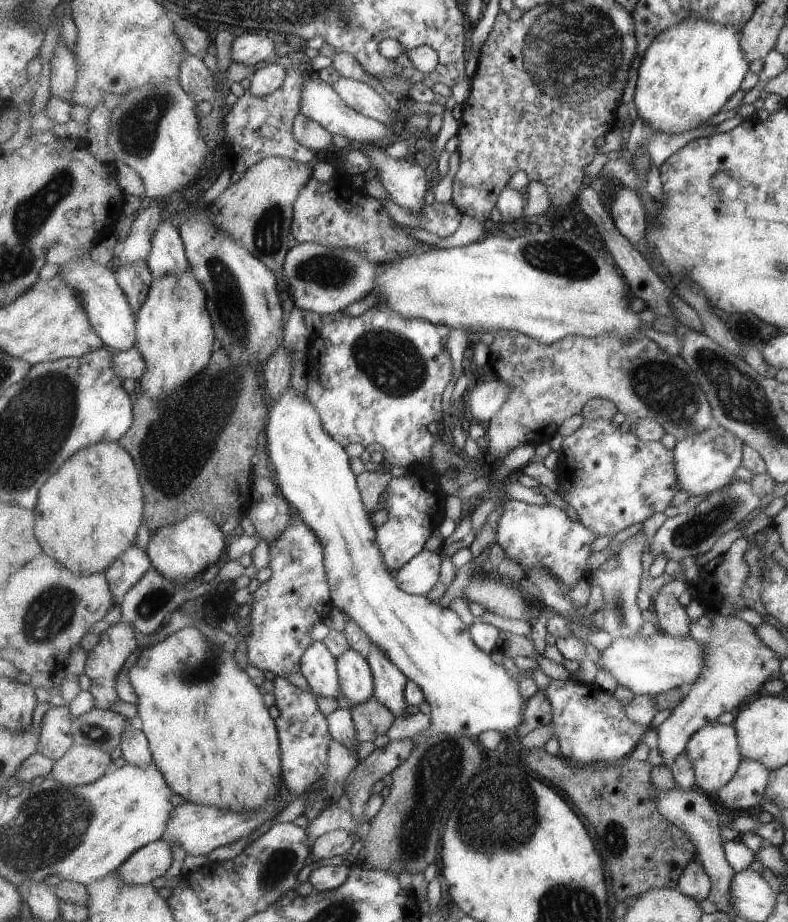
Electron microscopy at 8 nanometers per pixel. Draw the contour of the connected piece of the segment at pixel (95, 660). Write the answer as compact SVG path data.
M119 622L115 626L106 630L101 634L101 639L97 646L91 651L87 652L87 660L85 666L85 674L90 679L90 688L94 698L94 707L97 709L109 709L113 708L113 705L120 699L116 687L116 676L120 670L123 670L126 660L129 660L129 656L137 650L137 640L135 640L134 628L129 625L124 625Z

